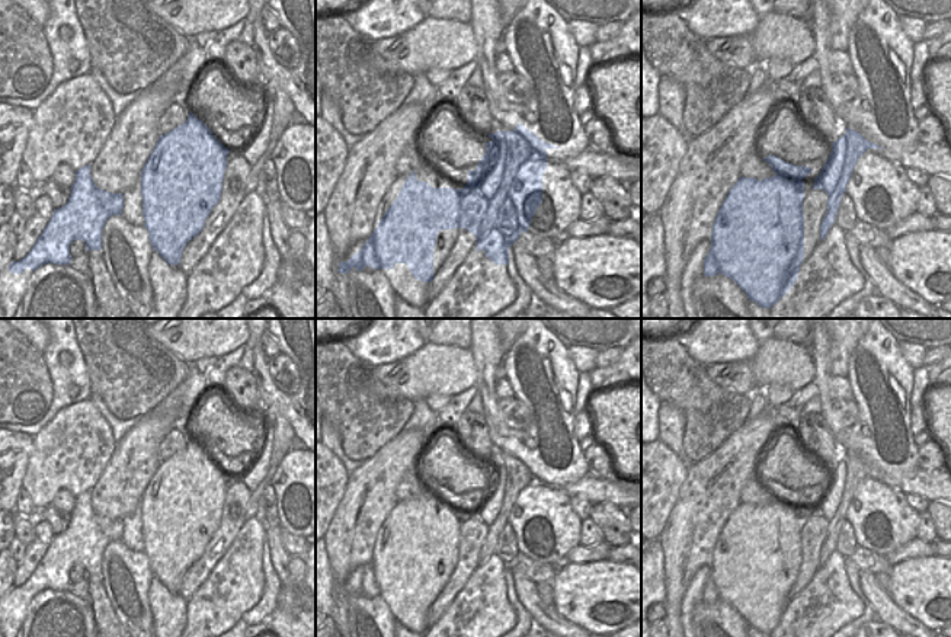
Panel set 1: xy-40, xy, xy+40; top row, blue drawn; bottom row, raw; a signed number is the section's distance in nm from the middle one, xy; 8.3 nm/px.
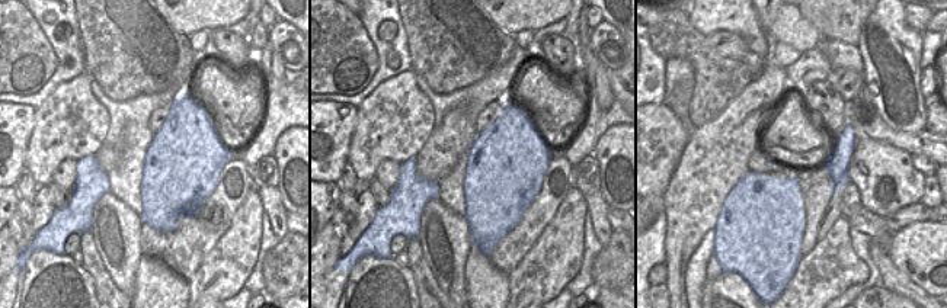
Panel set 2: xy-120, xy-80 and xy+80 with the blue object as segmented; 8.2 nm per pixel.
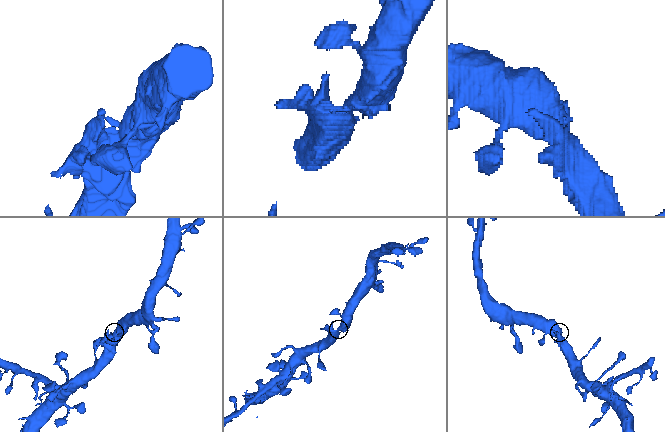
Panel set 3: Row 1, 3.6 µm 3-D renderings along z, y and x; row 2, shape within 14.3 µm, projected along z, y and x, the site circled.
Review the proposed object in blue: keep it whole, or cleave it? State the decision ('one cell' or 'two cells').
one cell

